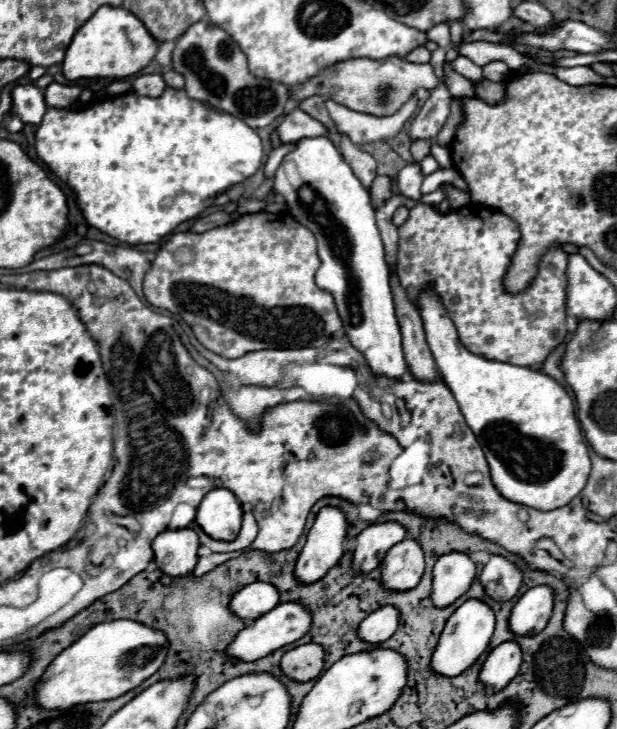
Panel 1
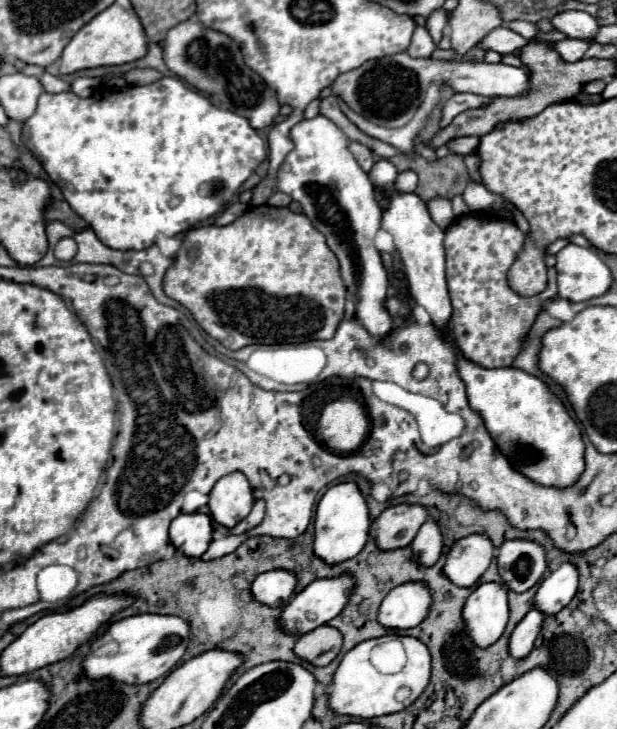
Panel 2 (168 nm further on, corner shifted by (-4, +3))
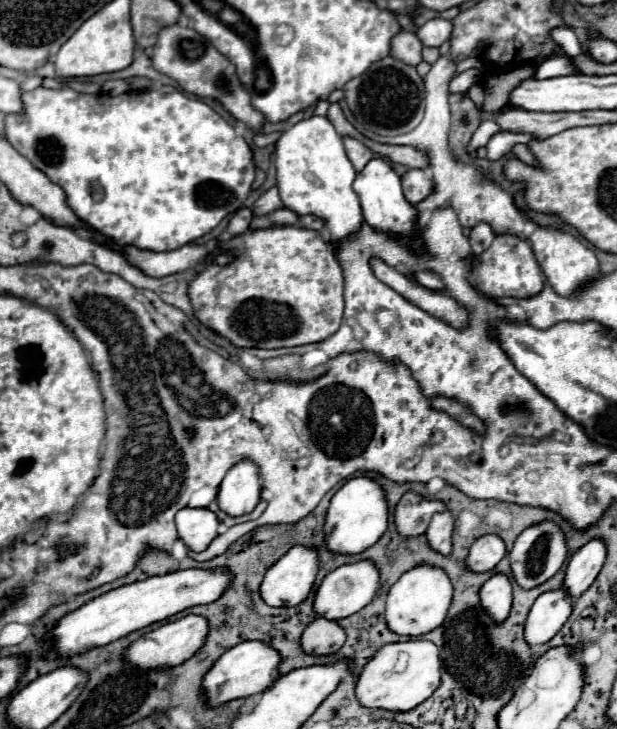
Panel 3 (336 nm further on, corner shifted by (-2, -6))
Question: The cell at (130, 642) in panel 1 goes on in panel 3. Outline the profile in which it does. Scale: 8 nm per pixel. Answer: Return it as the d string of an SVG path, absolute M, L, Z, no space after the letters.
M186 615L178 621L170 621L150 633L146 633L138 641L134 641L126 651L126 661L130 661L130 665L136 665L140 669L176 667L176 665L184 663L186 659L190 659L206 643L206 637L208 637L208 619L202 615Z

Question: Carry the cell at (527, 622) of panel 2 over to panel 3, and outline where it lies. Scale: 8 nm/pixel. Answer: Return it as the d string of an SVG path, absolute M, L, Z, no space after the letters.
M566 587L542 593L534 601L530 615L526 619L526 631L524 631L526 641L530 645L540 645L550 641L568 621L572 613L572 605L574 605L574 597L570 597Z

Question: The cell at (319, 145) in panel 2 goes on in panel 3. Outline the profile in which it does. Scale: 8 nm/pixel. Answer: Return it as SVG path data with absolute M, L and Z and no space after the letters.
M312 115L286 129L276 141L276 171L278 189L284 205L298 215L314 213L326 221L332 245L336 239L346 237L360 229L364 221L358 195L352 189L356 171L346 157L342 137L326 117Z

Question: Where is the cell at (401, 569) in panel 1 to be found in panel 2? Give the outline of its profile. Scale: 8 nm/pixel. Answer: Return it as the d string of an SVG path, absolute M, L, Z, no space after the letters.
M426 520L410 544L412 552L416 552L416 564L424 564L424 566L436 564L436 560L440 558L442 546L444 542L442 542L438 524L434 520Z

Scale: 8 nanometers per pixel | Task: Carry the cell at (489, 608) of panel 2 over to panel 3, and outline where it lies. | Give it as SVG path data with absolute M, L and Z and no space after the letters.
M494 573L480 589L480 601L486 613L496 621L504 621L512 605L512 583L508 575Z

